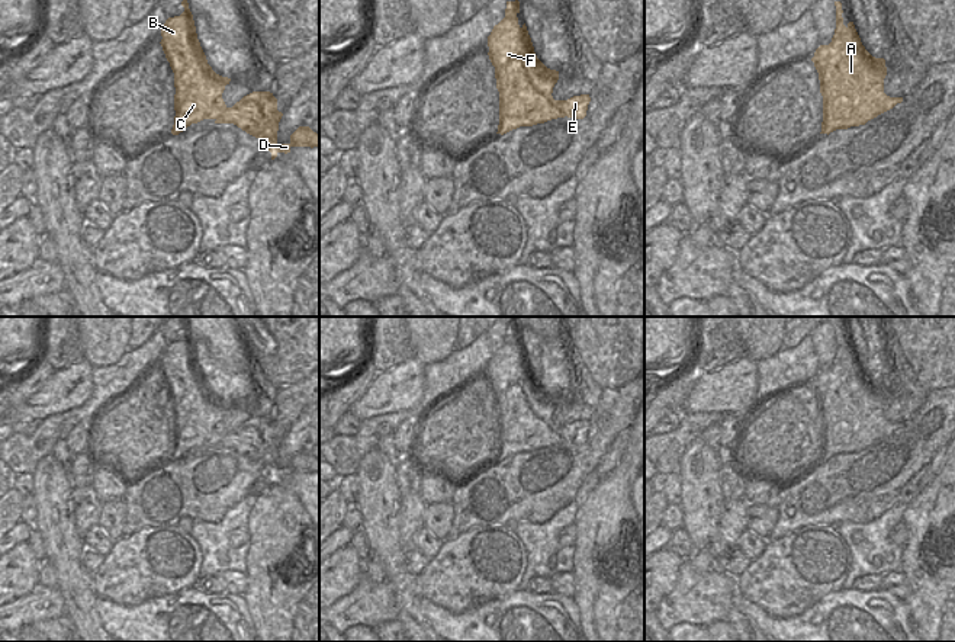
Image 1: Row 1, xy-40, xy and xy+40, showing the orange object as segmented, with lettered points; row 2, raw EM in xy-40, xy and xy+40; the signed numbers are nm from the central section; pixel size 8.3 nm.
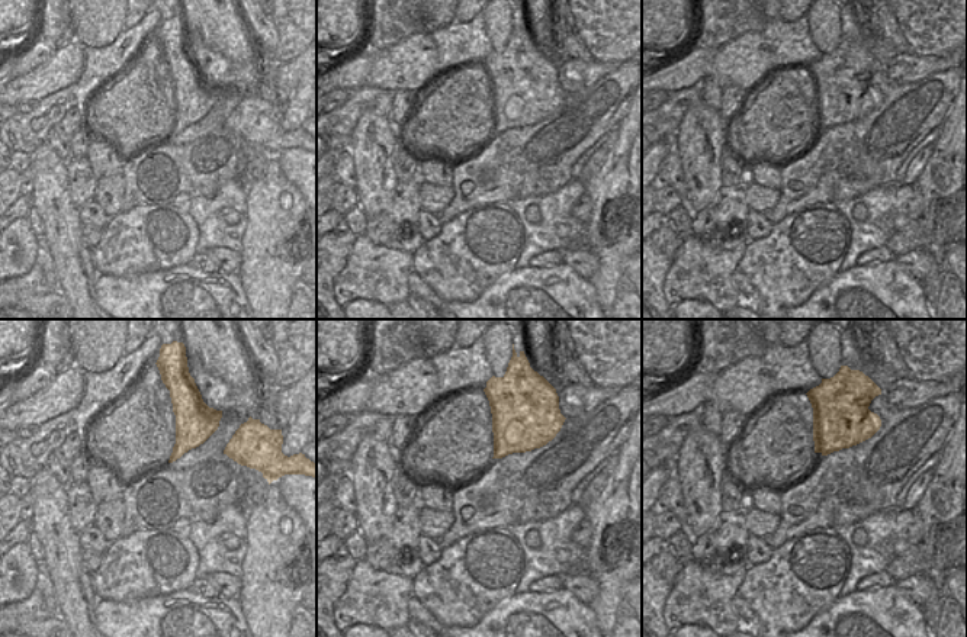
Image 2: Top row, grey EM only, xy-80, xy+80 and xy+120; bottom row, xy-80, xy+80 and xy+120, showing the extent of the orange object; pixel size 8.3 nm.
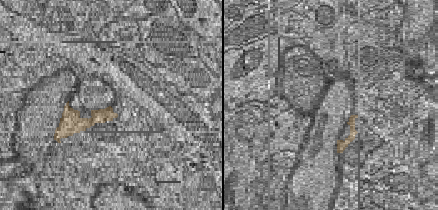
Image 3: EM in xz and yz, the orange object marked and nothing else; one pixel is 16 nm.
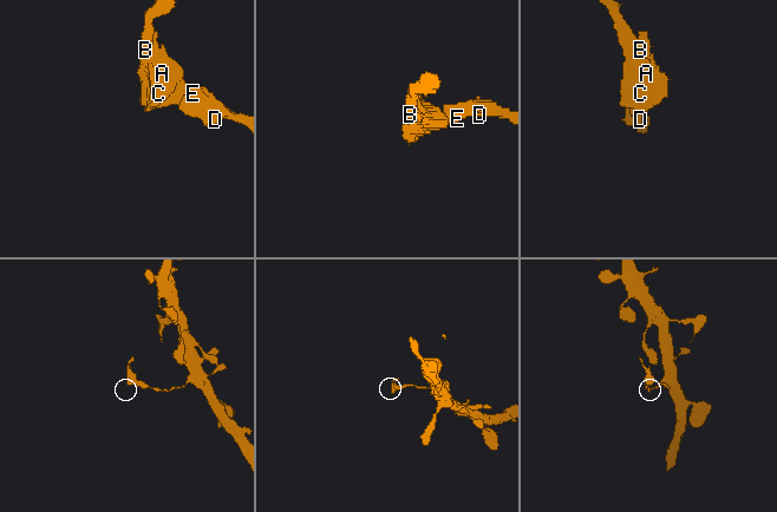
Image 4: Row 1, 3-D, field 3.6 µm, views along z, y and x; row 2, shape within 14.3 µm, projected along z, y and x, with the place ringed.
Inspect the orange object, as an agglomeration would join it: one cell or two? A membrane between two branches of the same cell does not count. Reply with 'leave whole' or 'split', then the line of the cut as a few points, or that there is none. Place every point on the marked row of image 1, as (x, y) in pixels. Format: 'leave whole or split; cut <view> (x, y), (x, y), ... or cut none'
split; cut xy (555, 100), (565, 115)

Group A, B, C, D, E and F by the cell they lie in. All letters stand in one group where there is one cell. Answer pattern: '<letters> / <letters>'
A B C F / D E

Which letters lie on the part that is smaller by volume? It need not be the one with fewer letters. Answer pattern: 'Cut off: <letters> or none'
Cut off: A, B, C, F

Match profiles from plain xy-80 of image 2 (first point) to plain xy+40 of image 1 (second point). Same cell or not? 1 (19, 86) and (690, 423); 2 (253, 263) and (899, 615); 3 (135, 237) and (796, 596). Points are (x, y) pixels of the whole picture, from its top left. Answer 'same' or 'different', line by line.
1: different
2: different
3: same

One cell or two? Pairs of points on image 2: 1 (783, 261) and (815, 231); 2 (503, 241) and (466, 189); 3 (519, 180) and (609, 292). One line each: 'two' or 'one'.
1: one
2: two
3: two

